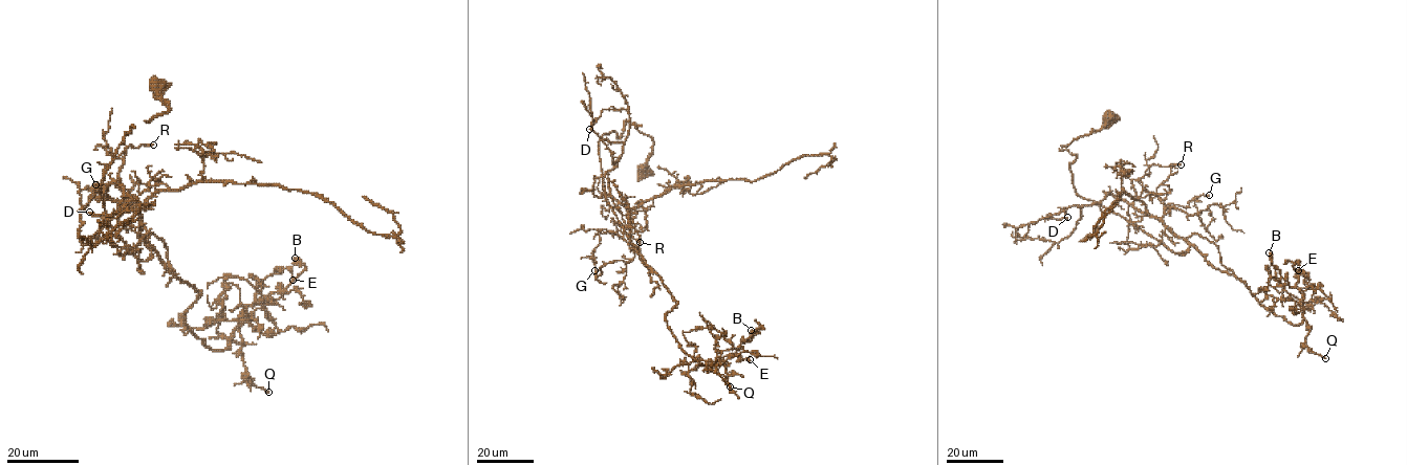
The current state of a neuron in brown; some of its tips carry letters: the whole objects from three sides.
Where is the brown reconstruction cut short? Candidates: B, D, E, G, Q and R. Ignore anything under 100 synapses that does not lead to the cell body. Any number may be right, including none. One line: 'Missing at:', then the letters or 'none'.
Missing at: none

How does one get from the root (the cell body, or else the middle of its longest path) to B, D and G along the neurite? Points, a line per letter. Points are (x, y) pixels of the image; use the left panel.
B: (158, 83), (169, 109), (125, 134), (101, 195), (141, 261), (199, 292), (187, 326), (226, 350), (295, 258)
D: (158, 83), (169, 109), (101, 184), (150, 257), (117, 182), (139, 207), (89, 212)
G: (158, 83), (169, 109), (132, 127), (101, 184), (108, 221), (147, 260), (137, 202), (96, 199), (95, 184)

